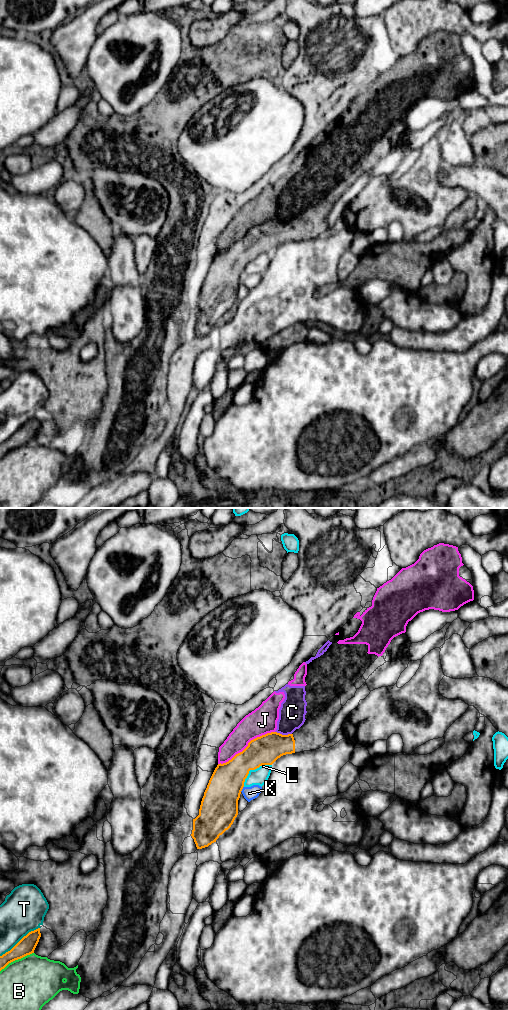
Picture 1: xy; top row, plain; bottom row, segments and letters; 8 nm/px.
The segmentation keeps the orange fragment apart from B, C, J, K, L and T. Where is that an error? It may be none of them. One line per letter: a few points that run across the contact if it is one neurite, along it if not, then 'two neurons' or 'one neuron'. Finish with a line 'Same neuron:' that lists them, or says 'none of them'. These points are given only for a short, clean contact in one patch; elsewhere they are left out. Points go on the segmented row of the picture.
B: two neurons
C: two neurons
J: two neurons
K: two neurons
L: two neurons
T: two neurons
Same neuron: none of them

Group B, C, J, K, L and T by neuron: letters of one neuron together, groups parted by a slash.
B / C J / K / L / T

